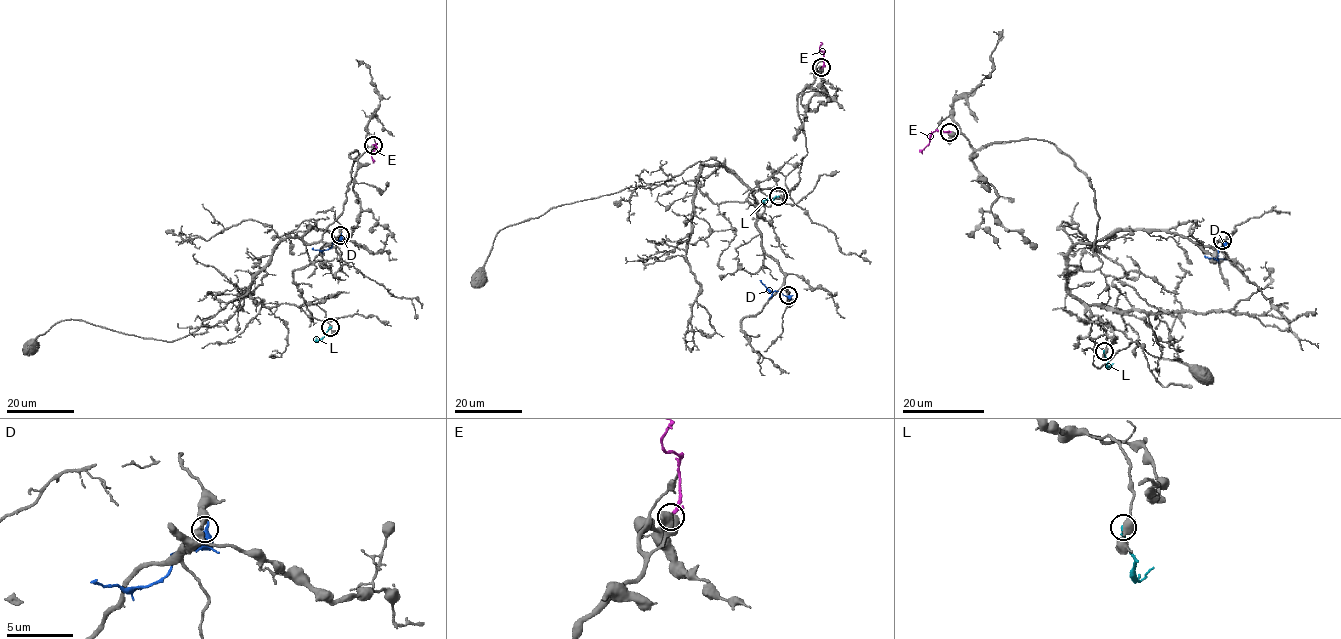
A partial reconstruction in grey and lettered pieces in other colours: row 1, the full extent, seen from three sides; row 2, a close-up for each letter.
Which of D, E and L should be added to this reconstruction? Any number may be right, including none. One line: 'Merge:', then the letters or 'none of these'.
Merge: none of these

